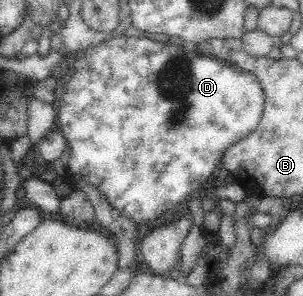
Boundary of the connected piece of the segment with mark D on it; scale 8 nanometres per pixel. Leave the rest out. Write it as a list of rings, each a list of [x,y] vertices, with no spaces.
[[[144,35],[112,37],[87,48],[79,55],[75,55],[73,73],[64,89],[59,92],[58,98],[60,107],[59,113],[57,113],[57,128],[66,139],[70,155],[64,178],[73,184],[76,190],[78,190],[76,188],[77,177],[83,178],[88,183],[93,183],[106,195],[113,207],[125,213],[125,216],[131,218],[136,225],[149,224],[157,217],[177,207],[179,203],[195,196],[213,174],[227,149],[235,145],[237,141],[250,136],[259,127],[259,121],[265,111],[265,90],[263,90],[261,80],[254,73],[246,69],[239,69],[239,66],[225,58],[199,52],[196,46],[190,46],[189,43],[181,45],[171,42],[161,43]]]

